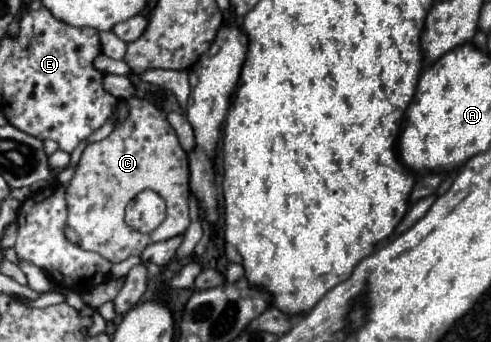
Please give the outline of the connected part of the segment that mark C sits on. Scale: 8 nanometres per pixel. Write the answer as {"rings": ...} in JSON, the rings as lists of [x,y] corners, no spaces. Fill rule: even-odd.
{"rings":[[[128,97],[126,105],[128,117],[106,139],[86,145],[74,169],[74,177],[66,185],[66,237],[86,251],[100,253],[110,263],[120,263],[132,255],[140,255],[150,243],[184,235],[190,225],[188,153],[180,147],[178,137],[160,107],[138,97]],[[144,189],[160,193],[168,205],[164,223],[150,233],[134,231],[124,223],[124,209],[128,201]]]}

